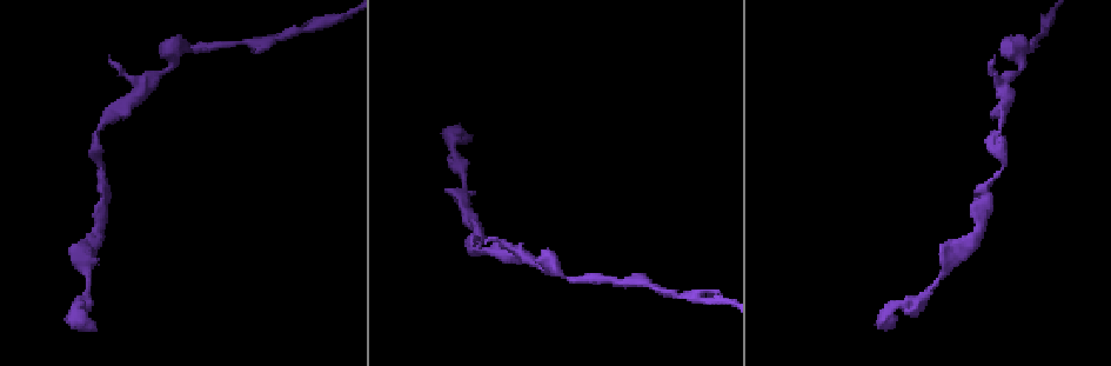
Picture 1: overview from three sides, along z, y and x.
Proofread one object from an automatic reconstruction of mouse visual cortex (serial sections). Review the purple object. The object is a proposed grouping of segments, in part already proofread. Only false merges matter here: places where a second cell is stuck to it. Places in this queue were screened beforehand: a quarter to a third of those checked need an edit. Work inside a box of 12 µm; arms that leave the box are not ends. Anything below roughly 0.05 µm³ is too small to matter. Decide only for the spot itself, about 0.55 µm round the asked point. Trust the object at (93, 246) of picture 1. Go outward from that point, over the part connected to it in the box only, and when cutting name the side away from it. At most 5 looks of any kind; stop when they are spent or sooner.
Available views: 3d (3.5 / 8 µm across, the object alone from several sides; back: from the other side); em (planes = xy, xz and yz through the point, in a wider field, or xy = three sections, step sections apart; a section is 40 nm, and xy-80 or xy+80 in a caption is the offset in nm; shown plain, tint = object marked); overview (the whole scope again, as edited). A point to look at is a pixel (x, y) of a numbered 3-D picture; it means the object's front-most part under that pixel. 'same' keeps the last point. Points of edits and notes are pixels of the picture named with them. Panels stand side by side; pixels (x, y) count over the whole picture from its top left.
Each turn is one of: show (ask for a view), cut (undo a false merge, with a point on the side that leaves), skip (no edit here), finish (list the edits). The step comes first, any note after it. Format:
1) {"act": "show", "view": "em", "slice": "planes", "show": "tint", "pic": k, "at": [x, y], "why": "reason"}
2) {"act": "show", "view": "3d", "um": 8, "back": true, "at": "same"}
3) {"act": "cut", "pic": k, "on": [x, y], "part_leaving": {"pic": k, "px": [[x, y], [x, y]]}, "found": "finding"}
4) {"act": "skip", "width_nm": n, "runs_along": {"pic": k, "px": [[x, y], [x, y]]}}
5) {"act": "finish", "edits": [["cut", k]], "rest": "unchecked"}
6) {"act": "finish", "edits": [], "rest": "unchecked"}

{"act": "show", "view": "em", "slice": "xy", "step": 1, "show": "tint", "pic": 1, "at": [96, 134], "why": "calibre changes"}

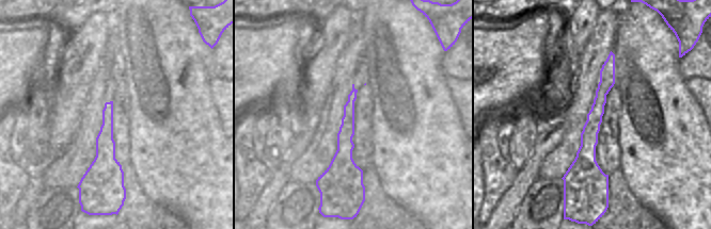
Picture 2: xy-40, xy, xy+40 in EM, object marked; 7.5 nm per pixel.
{"act": "show", "view": "3d", "um": 3.5, "at": "same", "why": "see where the arms go"}

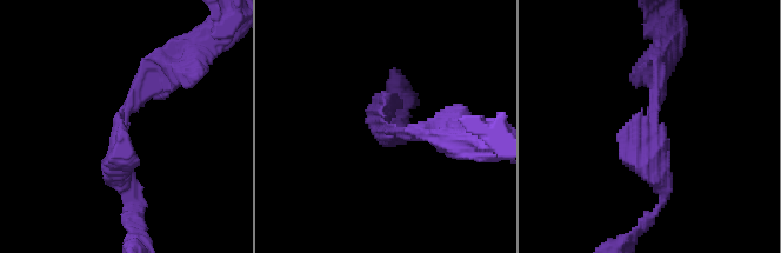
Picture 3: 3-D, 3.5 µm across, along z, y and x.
{"act": "skip", "runs_along": {"pic": 2, "px": [[612, 56], [589, 132], [586, 183]]}, "found": "continuous, no second cell"}

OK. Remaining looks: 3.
{"act": "show", "view": "3d", "um": 3.5, "pic": 1, "at": [552, 270], "why": "a fork"}

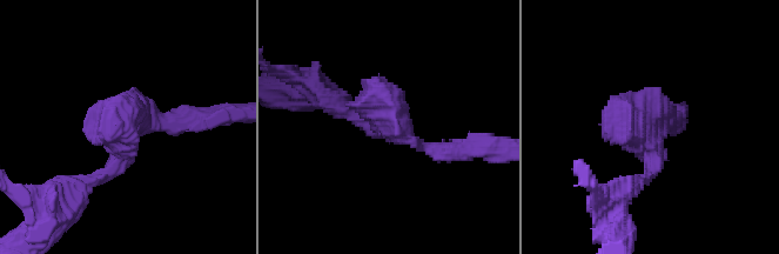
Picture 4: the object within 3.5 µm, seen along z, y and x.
{"act": "show", "view": "em", "slice": "xy", "step": 1, "show": "tint", "pic": 4, "at": [391, 121]}

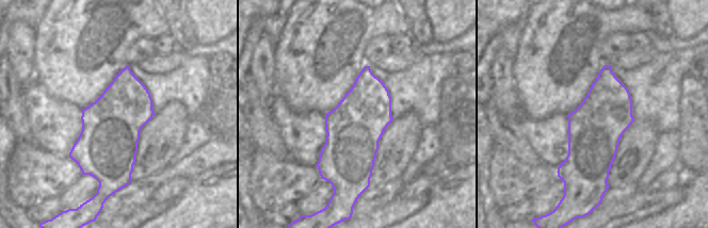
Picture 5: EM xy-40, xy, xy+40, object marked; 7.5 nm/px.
{"act": "show", "view": "em", "slice": "planes", "show": "tint", "at": "same", "why": "cut it another way"}

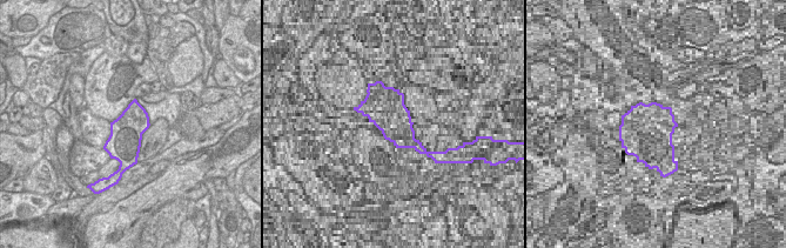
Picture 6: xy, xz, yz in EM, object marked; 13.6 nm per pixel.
{"act": "skip", "runs_along": {"pic": 4, "px": [[79, 185], [122, 155], [136, 120], [192, 117]]}, "found": "one cell here"}

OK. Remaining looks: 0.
{"act": "finish", "edits": [], "rest": "unchecked"}

